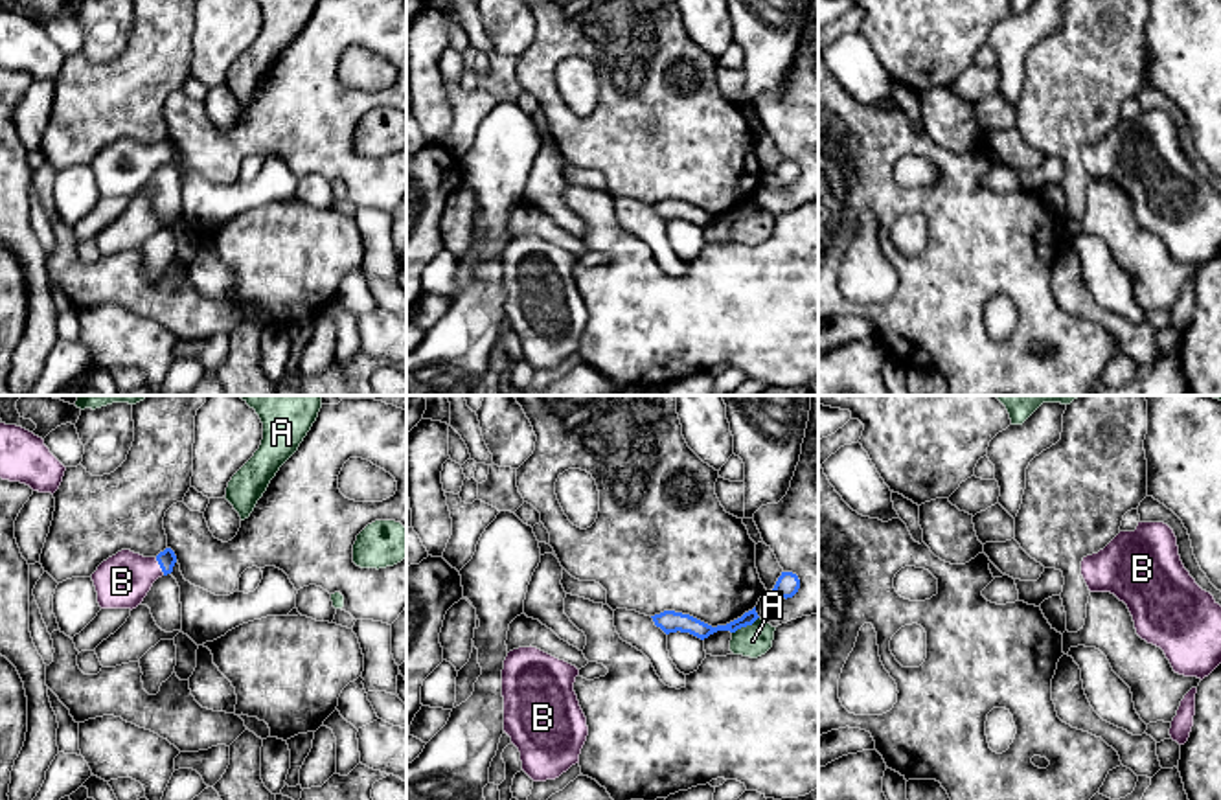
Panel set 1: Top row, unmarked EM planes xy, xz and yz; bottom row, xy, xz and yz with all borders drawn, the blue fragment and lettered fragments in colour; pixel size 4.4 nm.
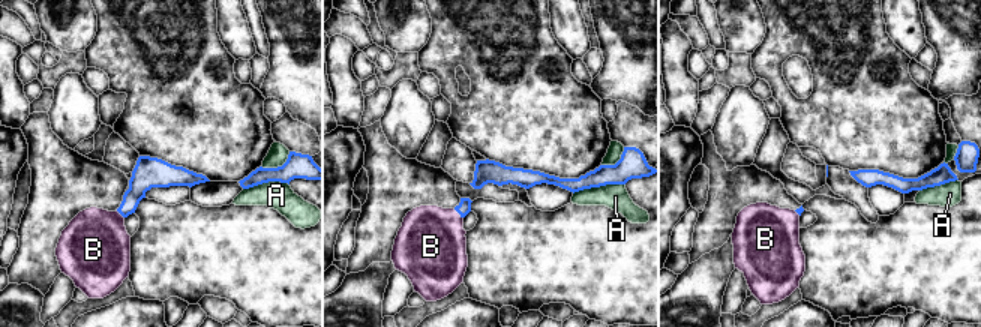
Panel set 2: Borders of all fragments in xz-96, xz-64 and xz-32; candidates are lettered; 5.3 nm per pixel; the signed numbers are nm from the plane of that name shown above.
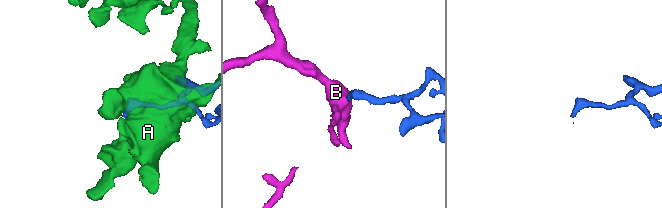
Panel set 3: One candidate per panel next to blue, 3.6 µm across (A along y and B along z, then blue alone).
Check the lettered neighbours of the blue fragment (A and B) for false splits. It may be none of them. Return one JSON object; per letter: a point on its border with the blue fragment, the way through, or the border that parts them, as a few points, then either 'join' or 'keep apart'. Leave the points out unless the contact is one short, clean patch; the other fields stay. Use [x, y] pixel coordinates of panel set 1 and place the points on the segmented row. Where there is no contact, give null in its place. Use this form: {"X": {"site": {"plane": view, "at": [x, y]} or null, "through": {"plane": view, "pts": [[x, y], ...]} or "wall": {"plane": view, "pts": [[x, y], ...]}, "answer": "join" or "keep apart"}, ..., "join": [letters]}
{"A": {"site": {"plane": "xz", "at": [745, 626]}, "wall": {"plane": "xz", "pts": [[758, 617], [732, 633]]}, "answer": "keep apart"}, "B": {"site": {"plane": "xy", "at": [160, 567]}, "through": {"plane": "xy", "pts": [[166, 560], [160, 567], [127, 576], [122, 582]]}, "answer": "join"}, "join": ["B"]}

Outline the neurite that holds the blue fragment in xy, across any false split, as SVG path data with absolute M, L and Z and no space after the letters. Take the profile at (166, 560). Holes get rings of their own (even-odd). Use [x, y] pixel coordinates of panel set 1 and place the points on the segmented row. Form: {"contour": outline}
{"contour": "M165 548L156 557L121 550L103 561L92 574L101 609L136 609L153 583L173 572L177 555Z"}

